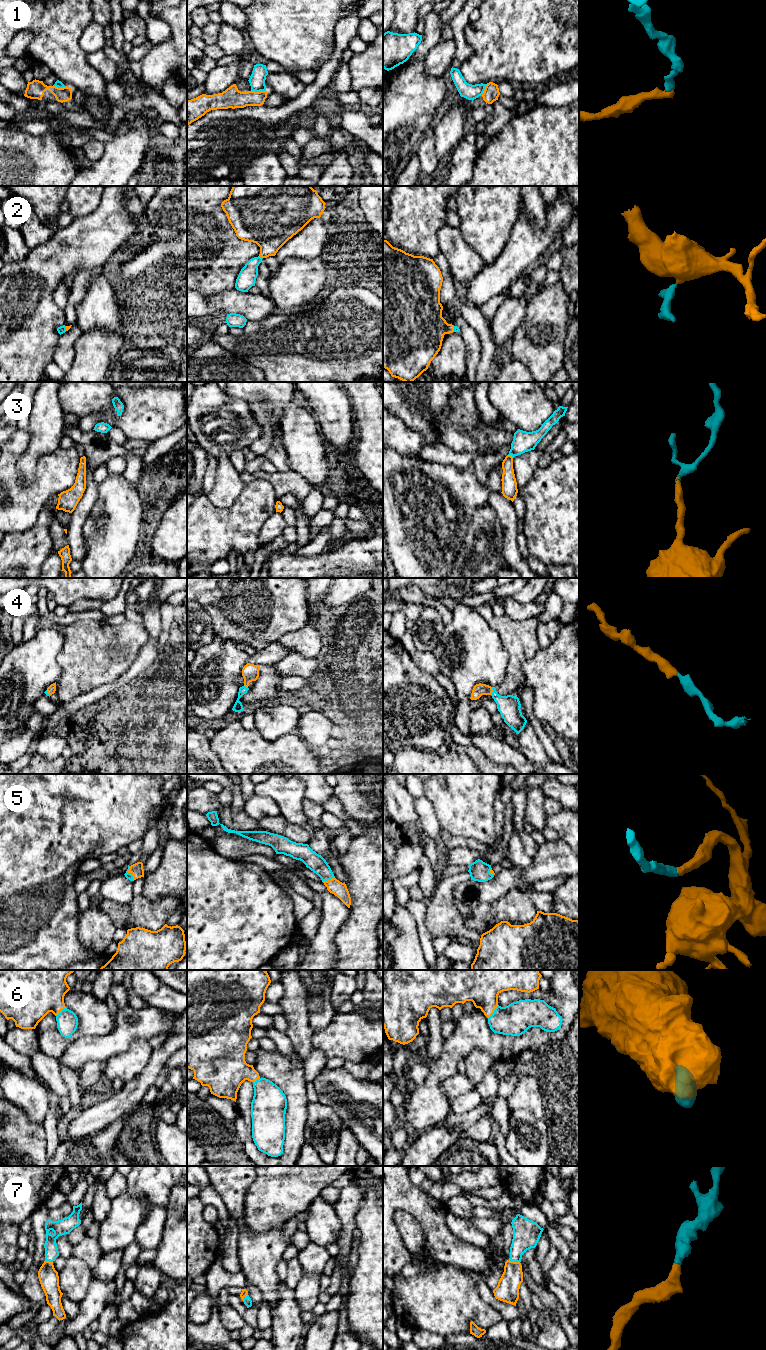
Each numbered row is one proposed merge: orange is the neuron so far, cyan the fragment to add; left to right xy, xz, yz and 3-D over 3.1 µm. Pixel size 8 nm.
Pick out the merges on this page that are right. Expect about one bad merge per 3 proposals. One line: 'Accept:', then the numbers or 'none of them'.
Accept: 2, 3, 4, 5, 6, 7

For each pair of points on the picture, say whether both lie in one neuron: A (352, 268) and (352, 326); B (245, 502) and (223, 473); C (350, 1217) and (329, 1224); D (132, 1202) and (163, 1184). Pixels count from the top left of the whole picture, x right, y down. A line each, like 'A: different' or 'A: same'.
A: different
B: different
C: different
D: same

